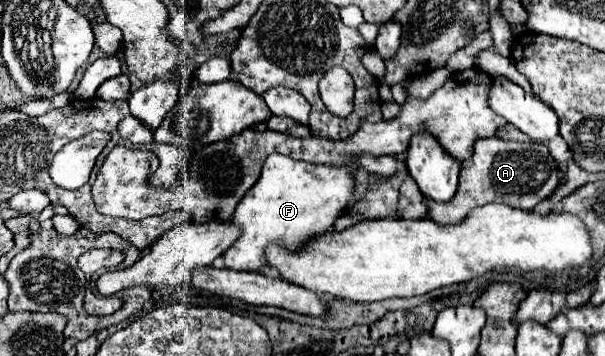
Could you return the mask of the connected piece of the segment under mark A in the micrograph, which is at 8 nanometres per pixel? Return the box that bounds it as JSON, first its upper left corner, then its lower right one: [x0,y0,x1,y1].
[426,138,558,224]

